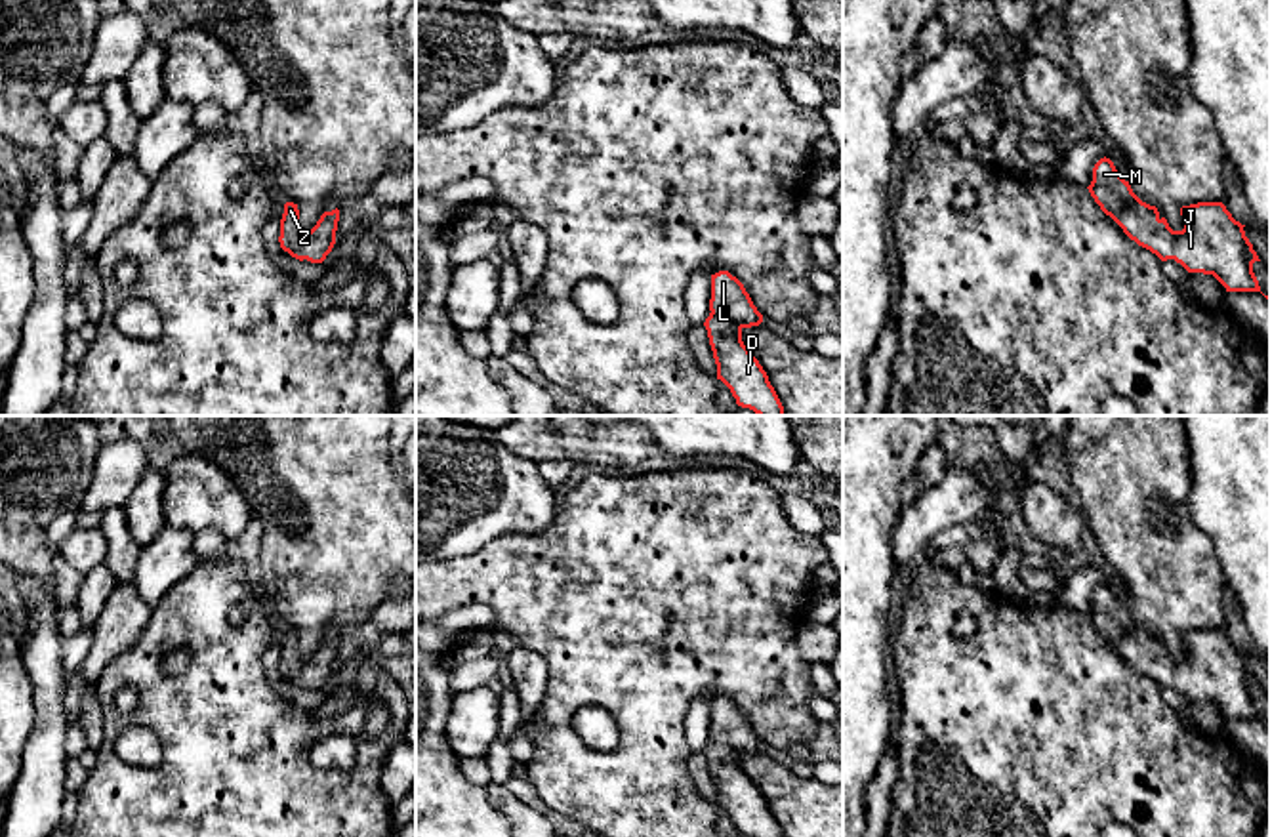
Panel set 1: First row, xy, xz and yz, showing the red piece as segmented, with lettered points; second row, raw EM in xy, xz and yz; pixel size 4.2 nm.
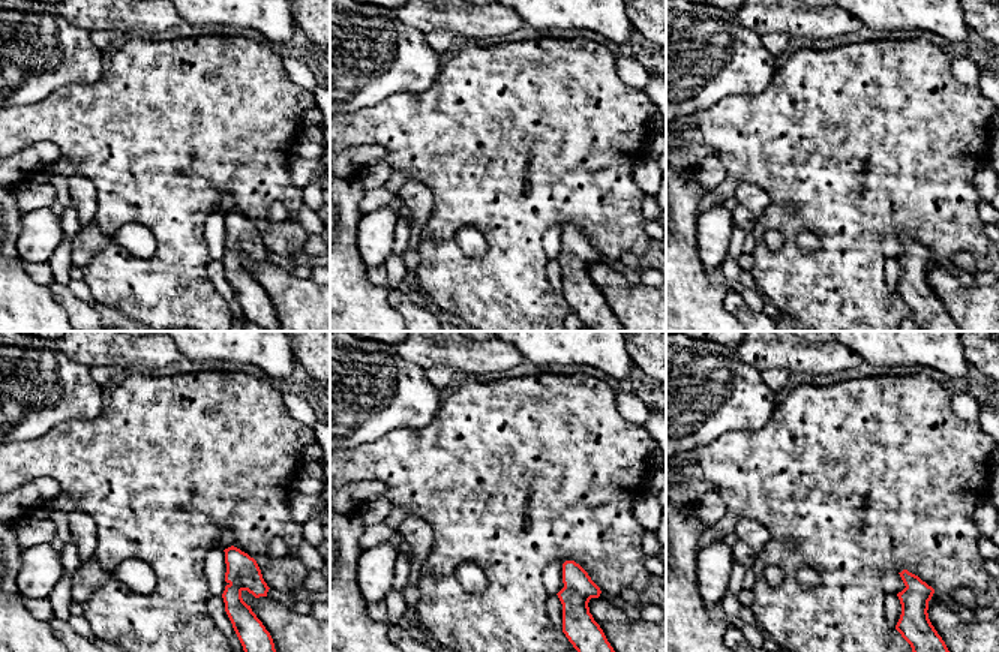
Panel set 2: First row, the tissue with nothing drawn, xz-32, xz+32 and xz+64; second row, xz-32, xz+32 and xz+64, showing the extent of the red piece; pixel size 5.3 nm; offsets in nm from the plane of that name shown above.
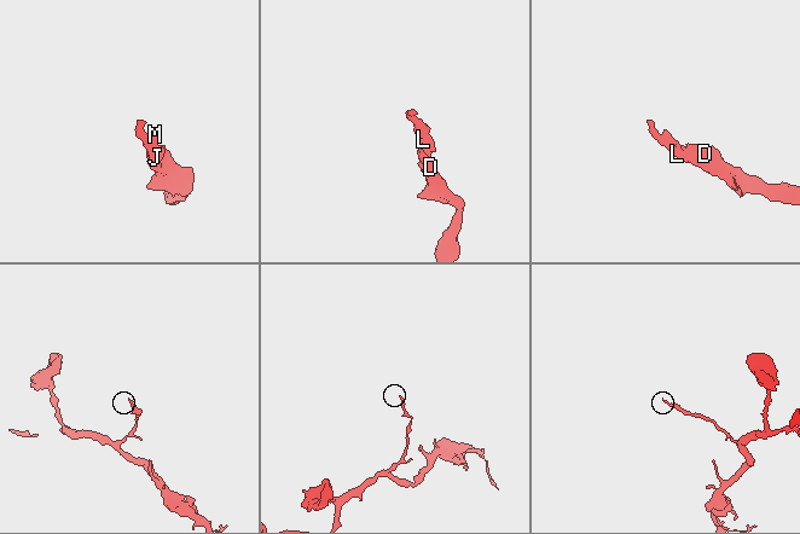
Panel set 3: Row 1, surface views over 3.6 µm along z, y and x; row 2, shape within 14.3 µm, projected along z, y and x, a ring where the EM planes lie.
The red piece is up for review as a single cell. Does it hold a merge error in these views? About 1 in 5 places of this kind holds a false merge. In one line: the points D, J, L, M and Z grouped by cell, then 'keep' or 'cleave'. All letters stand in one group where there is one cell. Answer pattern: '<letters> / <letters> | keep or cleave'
D J L M Z | keep

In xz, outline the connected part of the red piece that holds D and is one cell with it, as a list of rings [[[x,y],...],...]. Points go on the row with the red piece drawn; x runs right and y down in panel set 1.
[[[728,271],[711,275],[709,316],[704,326],[721,379],[742,408],[757,416],[784,416],[784,406],[759,360],[742,341],[742,330],[759,326],[763,315],[744,284]]]

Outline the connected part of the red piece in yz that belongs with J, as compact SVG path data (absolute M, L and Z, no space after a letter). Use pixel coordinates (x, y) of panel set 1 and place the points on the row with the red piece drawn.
M1100 158L1093 168L1093 181L1087 187L1100 210L1110 215L1123 233L1138 246L1156 254L1161 261L1175 259L1188 273L1213 275L1226 292L1260 292L1253 263L1260 261L1245 236L1239 221L1232 217L1222 202L1198 202L1180 208L1182 231L1173 231L1156 206L1142 202L1121 177L1110 158Z

